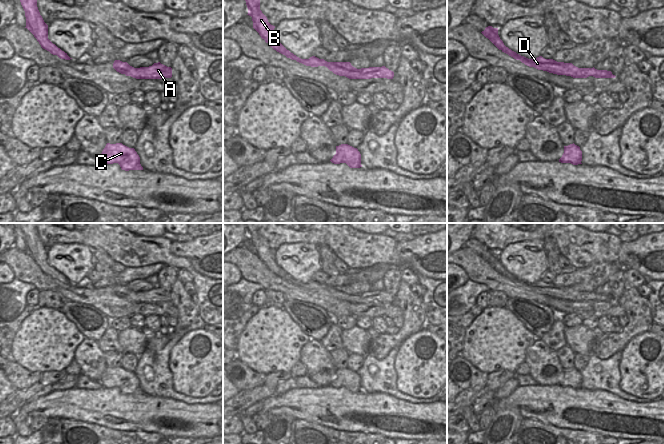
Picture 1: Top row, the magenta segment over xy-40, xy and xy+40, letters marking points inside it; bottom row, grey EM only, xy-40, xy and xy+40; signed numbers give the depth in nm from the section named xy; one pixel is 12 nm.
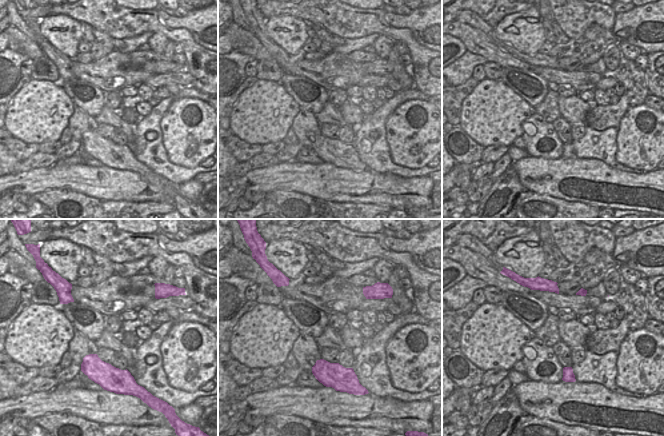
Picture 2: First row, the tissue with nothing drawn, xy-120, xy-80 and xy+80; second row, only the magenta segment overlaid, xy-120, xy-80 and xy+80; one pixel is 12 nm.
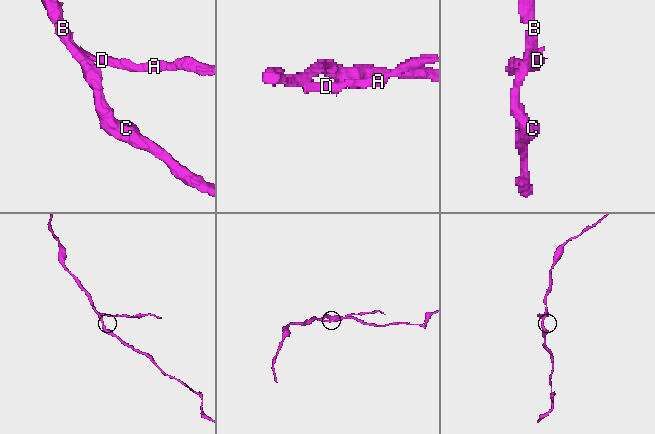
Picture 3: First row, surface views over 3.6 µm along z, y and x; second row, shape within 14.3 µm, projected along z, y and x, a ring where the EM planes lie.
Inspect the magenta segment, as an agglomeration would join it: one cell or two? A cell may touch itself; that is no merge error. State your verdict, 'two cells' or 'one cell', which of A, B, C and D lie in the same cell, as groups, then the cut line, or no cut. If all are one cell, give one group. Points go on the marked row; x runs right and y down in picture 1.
two cells | A D / B C | xy (288, 50), (284, 54)

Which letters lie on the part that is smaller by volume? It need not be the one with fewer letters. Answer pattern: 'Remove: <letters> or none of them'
Remove: A, D

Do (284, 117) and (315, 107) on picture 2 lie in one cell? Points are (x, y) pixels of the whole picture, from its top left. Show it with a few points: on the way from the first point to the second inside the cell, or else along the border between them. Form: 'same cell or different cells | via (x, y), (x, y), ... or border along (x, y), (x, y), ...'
different cells | border along (285, 88), (300, 107)

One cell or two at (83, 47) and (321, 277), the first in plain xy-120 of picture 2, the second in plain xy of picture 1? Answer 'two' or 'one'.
one

